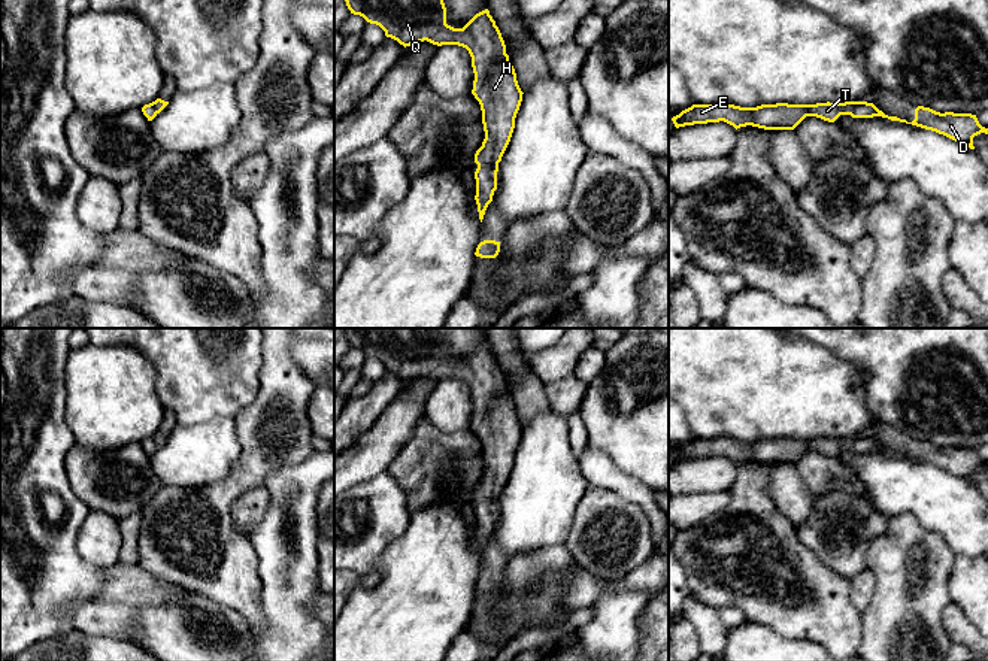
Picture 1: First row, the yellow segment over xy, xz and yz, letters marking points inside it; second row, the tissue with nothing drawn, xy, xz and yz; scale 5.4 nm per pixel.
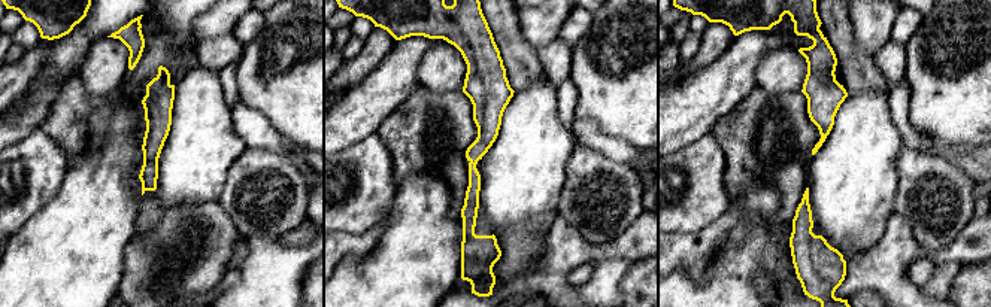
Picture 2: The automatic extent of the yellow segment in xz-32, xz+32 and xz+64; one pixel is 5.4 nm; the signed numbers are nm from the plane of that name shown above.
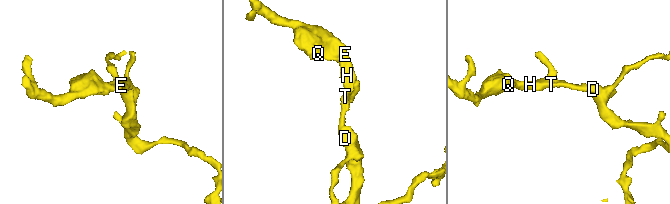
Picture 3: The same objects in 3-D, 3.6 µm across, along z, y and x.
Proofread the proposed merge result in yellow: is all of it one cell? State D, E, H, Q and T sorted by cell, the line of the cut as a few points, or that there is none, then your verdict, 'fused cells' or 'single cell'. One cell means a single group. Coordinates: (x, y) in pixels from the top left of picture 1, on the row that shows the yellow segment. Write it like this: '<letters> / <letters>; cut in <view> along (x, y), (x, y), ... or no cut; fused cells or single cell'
D E H Q T; no cut; single cell

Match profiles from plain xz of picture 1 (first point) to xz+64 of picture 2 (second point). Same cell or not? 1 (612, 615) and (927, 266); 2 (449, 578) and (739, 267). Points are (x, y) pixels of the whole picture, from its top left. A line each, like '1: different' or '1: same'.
1: different
2: same

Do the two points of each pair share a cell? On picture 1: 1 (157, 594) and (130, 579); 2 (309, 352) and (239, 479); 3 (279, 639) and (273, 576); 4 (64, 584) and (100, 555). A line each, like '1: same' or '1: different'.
1: same
2: different
3: same
4: different

